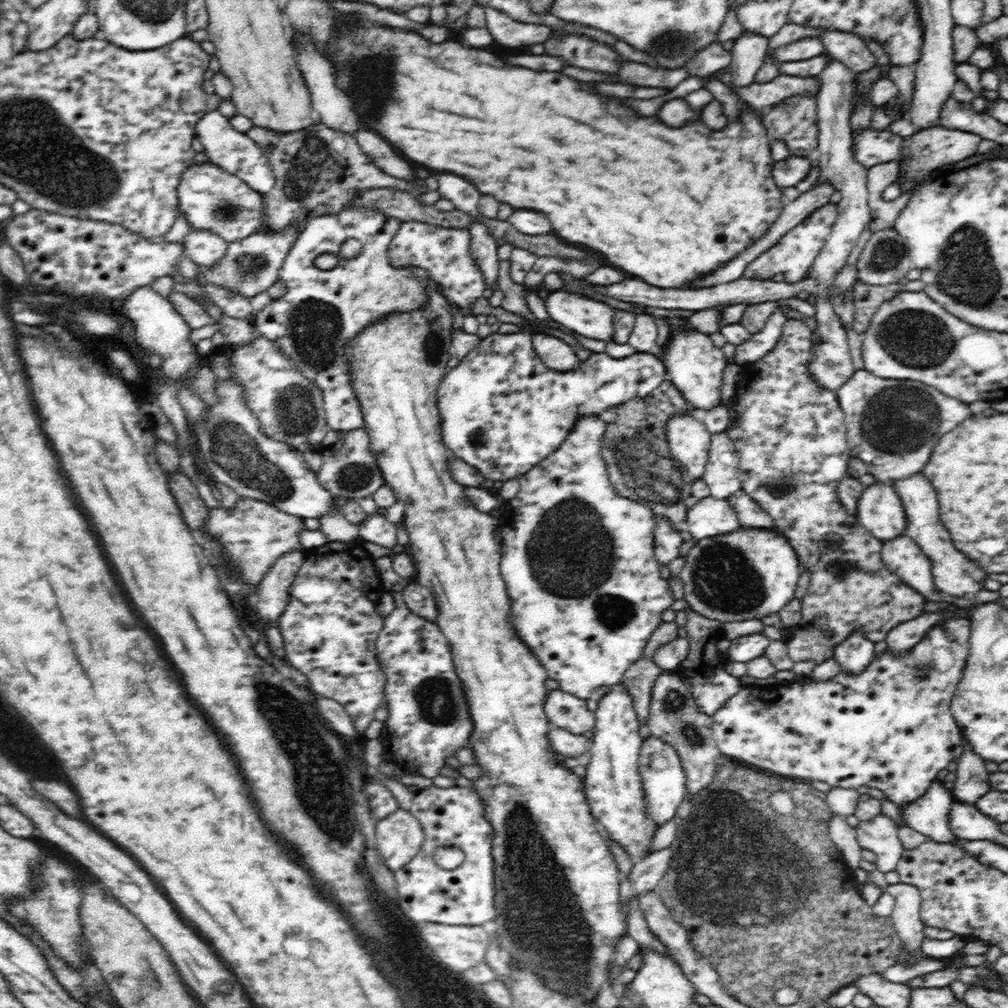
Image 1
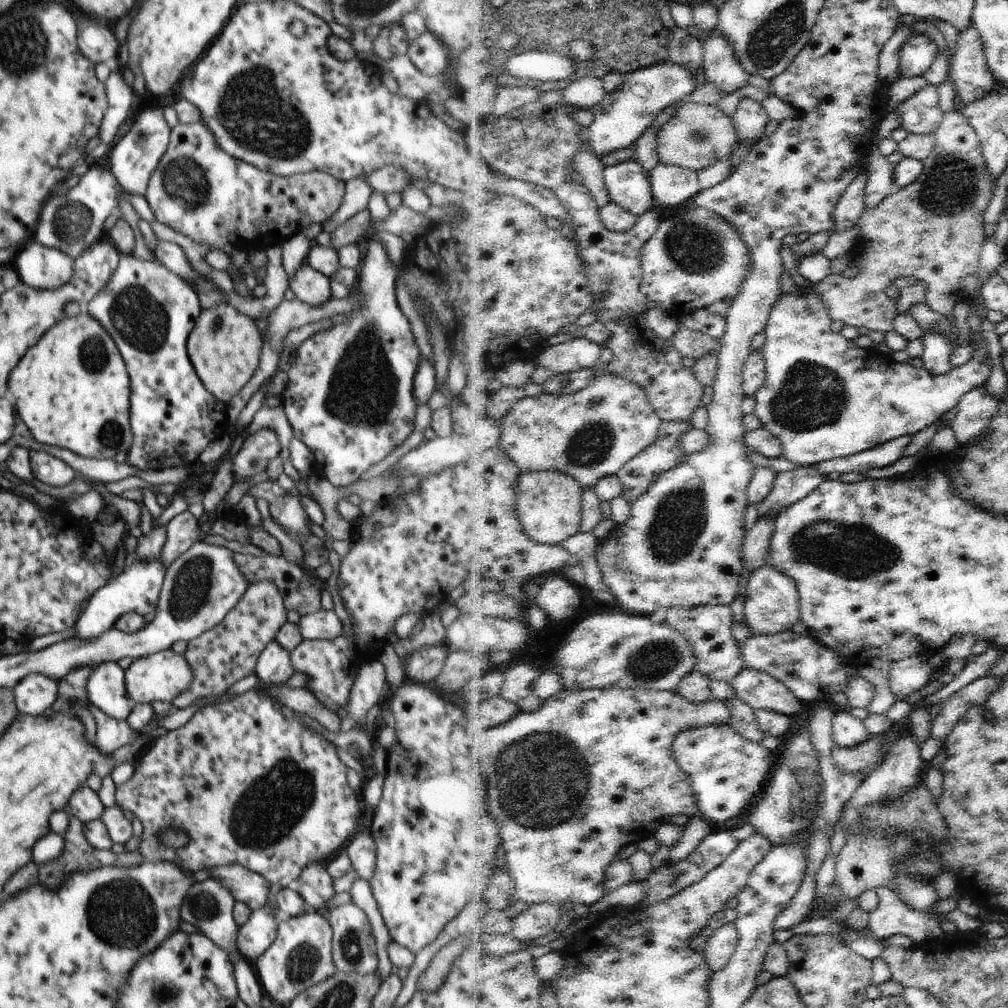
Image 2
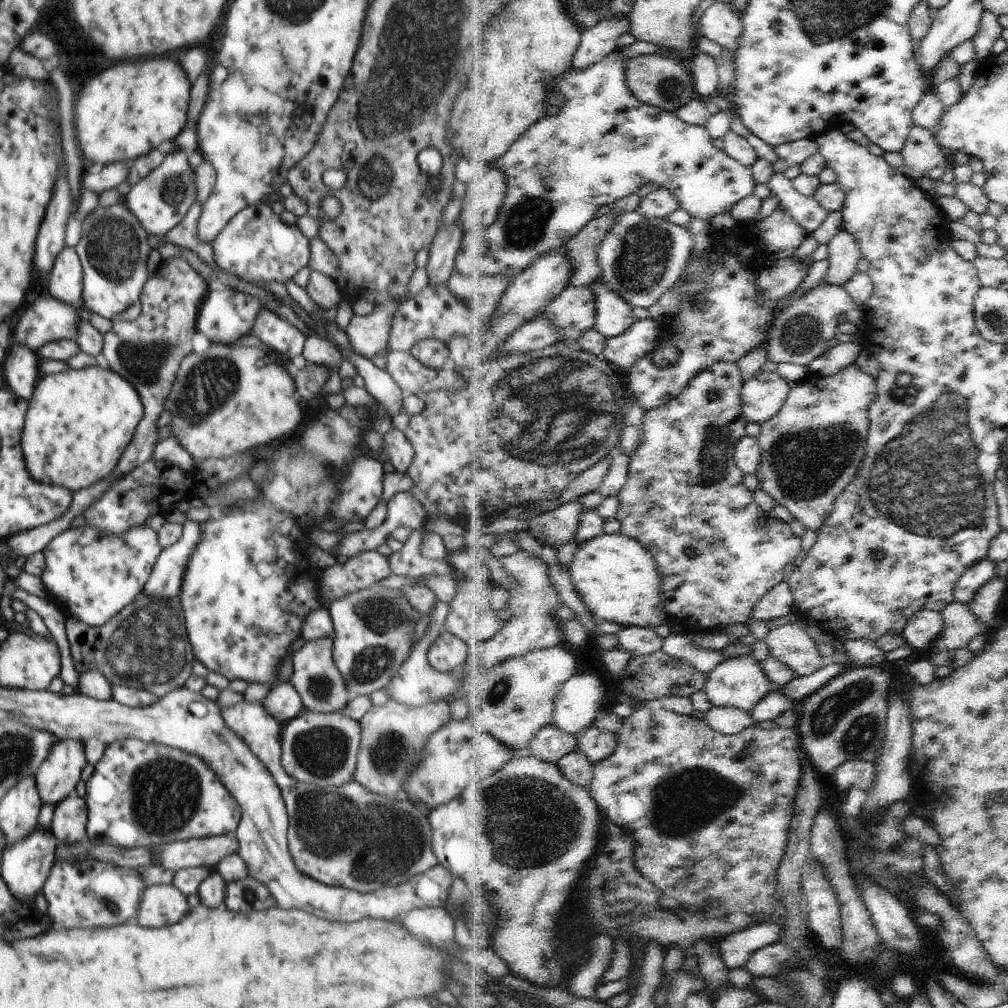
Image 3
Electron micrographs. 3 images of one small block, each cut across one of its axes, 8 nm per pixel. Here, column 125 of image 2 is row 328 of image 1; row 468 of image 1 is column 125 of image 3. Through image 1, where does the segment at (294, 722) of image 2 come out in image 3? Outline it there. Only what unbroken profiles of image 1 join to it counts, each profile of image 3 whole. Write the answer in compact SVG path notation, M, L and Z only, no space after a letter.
M140 739L107 745L86 782L86 838L94 844L154 845L234 834L241 808L199 757L183 750Z

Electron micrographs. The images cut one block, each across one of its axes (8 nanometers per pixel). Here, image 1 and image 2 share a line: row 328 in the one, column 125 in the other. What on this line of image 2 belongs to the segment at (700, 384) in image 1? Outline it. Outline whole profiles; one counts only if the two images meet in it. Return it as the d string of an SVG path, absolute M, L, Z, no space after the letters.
M172 648L136 659L125 670L127 697L132 704L171 702L190 686L192 679L193 672L185 656L174 652Z

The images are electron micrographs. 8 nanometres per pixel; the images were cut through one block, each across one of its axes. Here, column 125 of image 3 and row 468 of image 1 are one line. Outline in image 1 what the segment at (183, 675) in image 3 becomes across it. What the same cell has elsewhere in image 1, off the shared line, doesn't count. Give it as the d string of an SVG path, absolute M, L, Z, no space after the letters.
M665 380L646 397L630 399L615 406L615 410L617 418L615 422L607 424L602 453L615 492L619 496L648 504L655 515L667 518L676 530L687 530L689 508L684 500L692 495L694 479L687 470L679 467L670 453L665 430L670 416L694 414L697 413L696 408L689 406L672 382Z

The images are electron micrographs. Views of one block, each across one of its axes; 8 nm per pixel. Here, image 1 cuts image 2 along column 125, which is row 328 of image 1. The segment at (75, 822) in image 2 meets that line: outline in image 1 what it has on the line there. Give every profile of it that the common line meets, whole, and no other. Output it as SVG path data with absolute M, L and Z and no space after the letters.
M857 280L853 289L854 320L852 320L851 328L862 333L869 327L873 314L881 304L892 299L897 293L904 291L905 287L895 282L877 285Z

